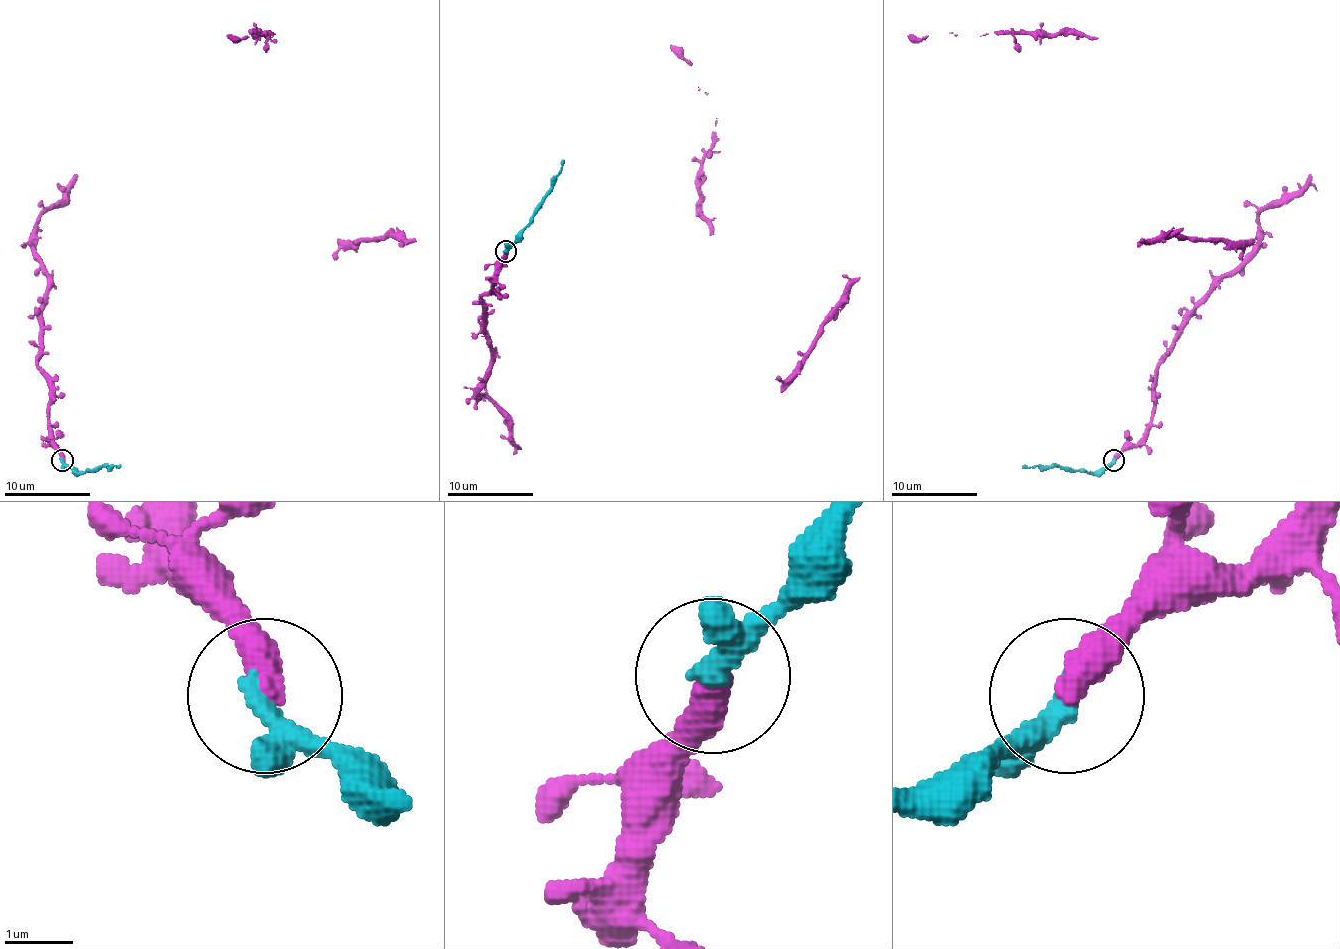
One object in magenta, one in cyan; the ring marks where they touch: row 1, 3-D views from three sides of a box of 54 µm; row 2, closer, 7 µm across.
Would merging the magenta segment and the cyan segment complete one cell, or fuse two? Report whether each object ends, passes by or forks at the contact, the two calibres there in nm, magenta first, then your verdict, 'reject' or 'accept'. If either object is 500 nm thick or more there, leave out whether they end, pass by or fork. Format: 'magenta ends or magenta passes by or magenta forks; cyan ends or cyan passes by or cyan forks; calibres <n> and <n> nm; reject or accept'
magenta ends; cyan ends; calibres 440 and 380 nm; accept

